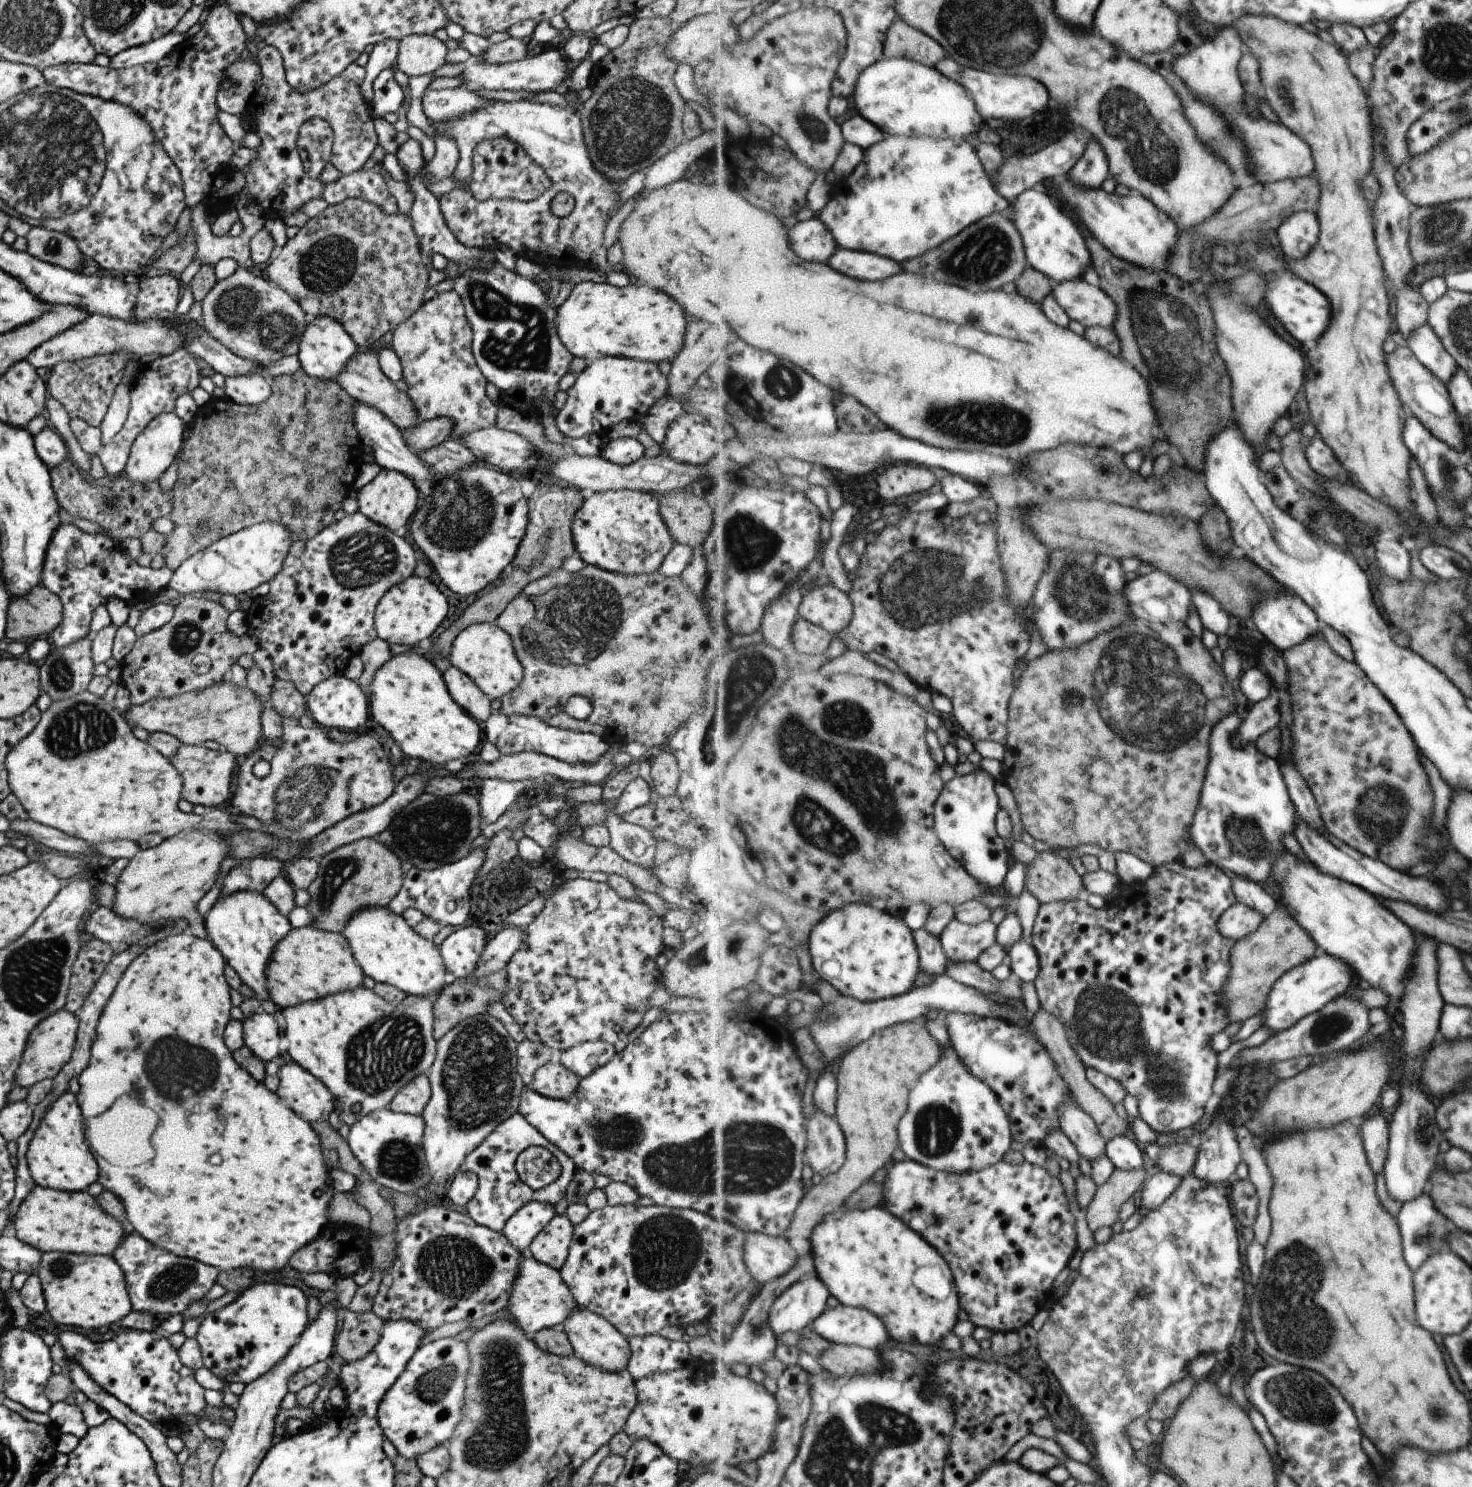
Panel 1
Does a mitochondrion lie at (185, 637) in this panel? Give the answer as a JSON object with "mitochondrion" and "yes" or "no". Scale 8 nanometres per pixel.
{"mitochondrion":"yes"}

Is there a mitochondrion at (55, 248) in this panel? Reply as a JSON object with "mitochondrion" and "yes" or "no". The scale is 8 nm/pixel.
{"mitochondrion":"yes"}

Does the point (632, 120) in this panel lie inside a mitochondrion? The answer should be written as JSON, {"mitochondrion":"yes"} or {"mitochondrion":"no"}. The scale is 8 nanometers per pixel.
{"mitochondrion":"yes"}

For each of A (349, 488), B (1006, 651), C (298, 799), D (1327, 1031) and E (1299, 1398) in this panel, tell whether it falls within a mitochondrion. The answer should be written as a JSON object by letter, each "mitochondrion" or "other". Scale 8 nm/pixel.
{"A":"other","B":"other","C":"mitochondrion","D":"mitochondrion","E":"mitochondrion"}

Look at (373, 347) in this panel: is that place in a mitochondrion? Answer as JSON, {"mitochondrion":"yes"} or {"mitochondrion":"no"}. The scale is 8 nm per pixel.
{"mitochondrion":"no"}

